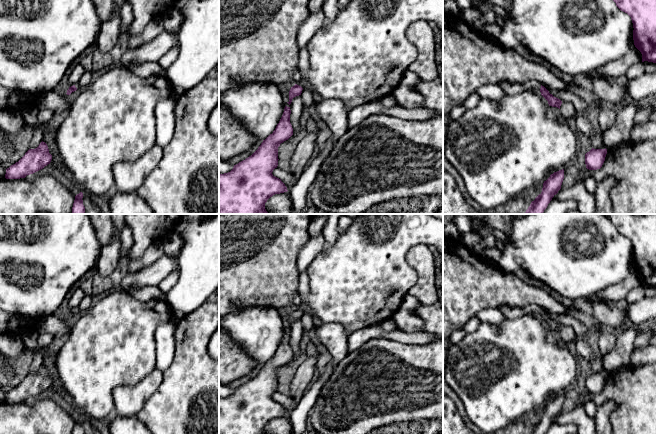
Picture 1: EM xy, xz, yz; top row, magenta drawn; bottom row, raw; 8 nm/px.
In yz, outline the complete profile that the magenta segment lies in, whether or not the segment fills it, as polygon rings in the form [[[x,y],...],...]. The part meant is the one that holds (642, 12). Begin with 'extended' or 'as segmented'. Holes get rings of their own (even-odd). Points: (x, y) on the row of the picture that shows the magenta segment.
as segmented | [[[656,0],[613,1],[631,17],[634,45],[642,54],[642,62],[656,63]]]

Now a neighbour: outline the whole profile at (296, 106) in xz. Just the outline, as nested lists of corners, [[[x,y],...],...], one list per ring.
[[[300,95],[292,99],[290,110],[290,123],[293,128],[293,134],[297,134],[299,132],[300,118],[303,113],[303,103]]]

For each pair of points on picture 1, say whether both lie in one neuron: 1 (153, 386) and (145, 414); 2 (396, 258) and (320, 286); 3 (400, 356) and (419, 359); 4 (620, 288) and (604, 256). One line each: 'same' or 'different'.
1: different
2: same
3: same
4: different

